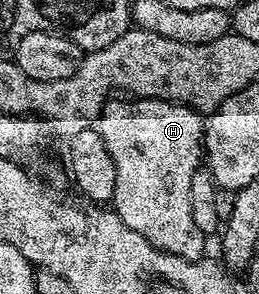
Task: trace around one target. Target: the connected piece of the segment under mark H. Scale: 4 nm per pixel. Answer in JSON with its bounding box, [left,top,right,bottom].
[96,95,208,261]

